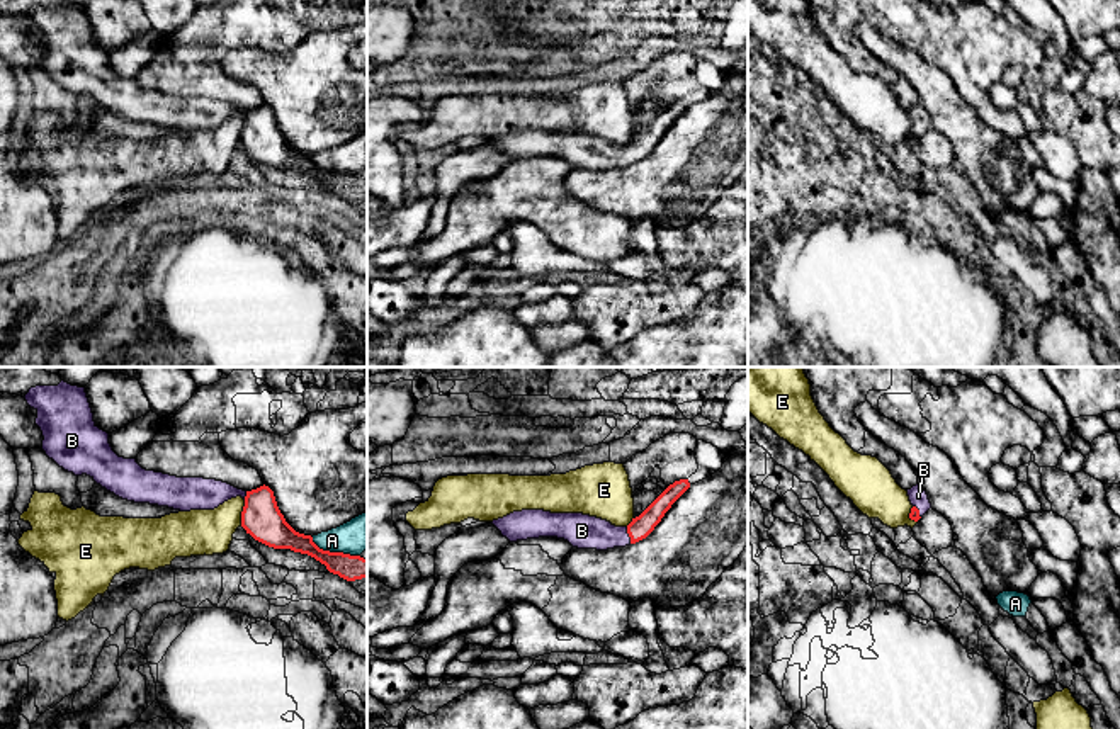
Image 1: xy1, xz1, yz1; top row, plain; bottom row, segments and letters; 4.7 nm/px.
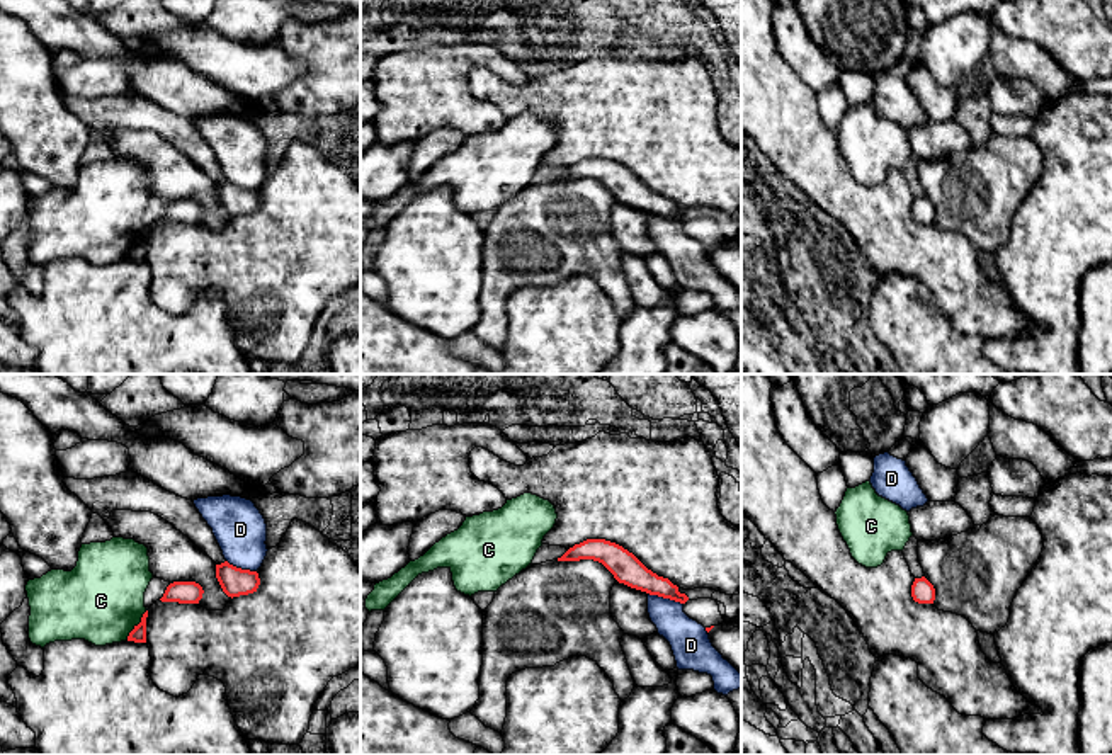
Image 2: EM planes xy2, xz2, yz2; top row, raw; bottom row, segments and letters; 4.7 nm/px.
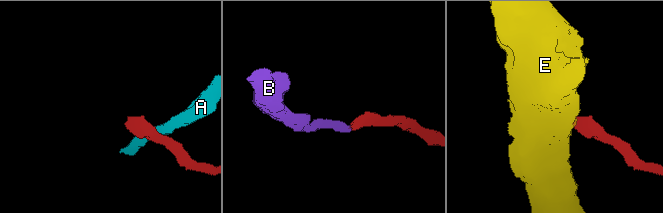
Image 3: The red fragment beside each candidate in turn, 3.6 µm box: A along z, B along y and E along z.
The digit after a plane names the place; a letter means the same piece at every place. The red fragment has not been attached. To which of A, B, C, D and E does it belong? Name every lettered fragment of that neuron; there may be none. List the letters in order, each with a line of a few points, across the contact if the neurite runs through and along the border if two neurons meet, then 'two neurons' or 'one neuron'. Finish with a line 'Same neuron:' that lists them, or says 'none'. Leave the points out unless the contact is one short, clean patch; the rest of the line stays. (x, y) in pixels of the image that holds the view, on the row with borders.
A: xy1 (311, 537), (323, 549), (359, 556) | two neurons
B: xz1 (643, 525), (629, 536), (602, 536), (582, 531) | one neuron
C: two neurons
D: two neurons
E: xy1 (245, 500), (240, 525) | two neurons
Same neuron: B

